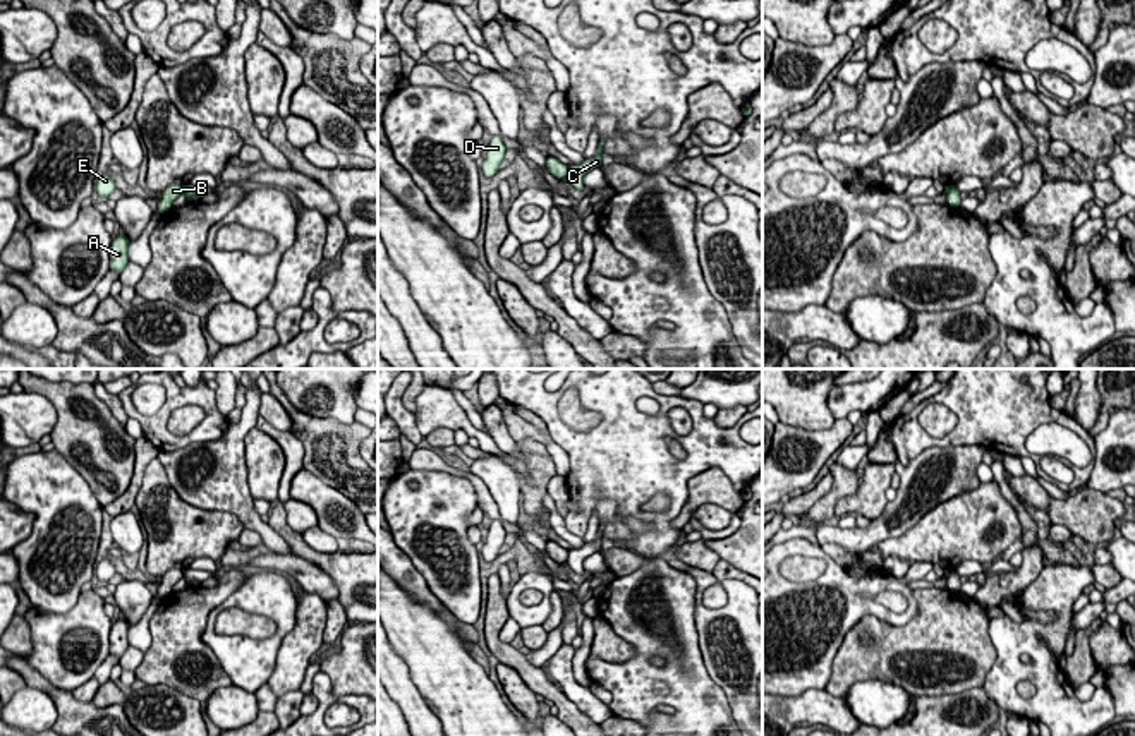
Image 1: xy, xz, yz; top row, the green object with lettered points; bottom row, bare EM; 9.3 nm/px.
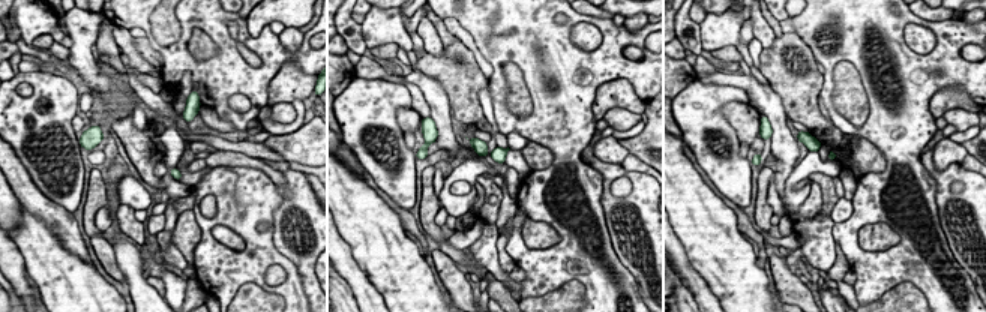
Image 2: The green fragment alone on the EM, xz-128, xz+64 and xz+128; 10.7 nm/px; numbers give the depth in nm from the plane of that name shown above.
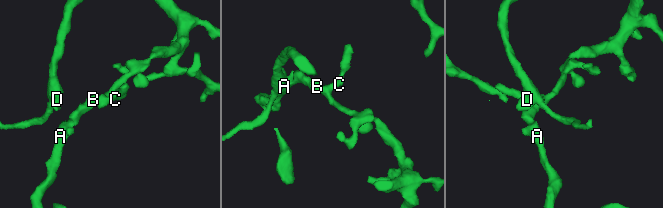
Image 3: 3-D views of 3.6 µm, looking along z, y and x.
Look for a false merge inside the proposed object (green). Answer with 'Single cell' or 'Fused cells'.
Fused cells

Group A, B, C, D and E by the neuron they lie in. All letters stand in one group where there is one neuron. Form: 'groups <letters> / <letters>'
groups A B / C D E

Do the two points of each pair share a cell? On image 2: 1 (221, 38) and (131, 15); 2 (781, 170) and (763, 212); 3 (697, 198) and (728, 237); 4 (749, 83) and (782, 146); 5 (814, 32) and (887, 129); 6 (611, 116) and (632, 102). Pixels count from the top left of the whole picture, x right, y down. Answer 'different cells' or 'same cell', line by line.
1: same cell
2: different cells
3: same cell
4: same cell
5: same cell
6: different cells

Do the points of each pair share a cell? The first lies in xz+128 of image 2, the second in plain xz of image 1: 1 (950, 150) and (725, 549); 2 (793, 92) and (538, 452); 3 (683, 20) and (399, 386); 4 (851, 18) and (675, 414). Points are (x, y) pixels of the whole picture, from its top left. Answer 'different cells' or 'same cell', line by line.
1: different cells
2: same cell
3: same cell
4: different cells

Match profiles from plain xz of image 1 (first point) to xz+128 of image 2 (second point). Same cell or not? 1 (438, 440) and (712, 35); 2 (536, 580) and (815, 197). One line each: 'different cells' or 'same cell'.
1: different cells
2: different cells

